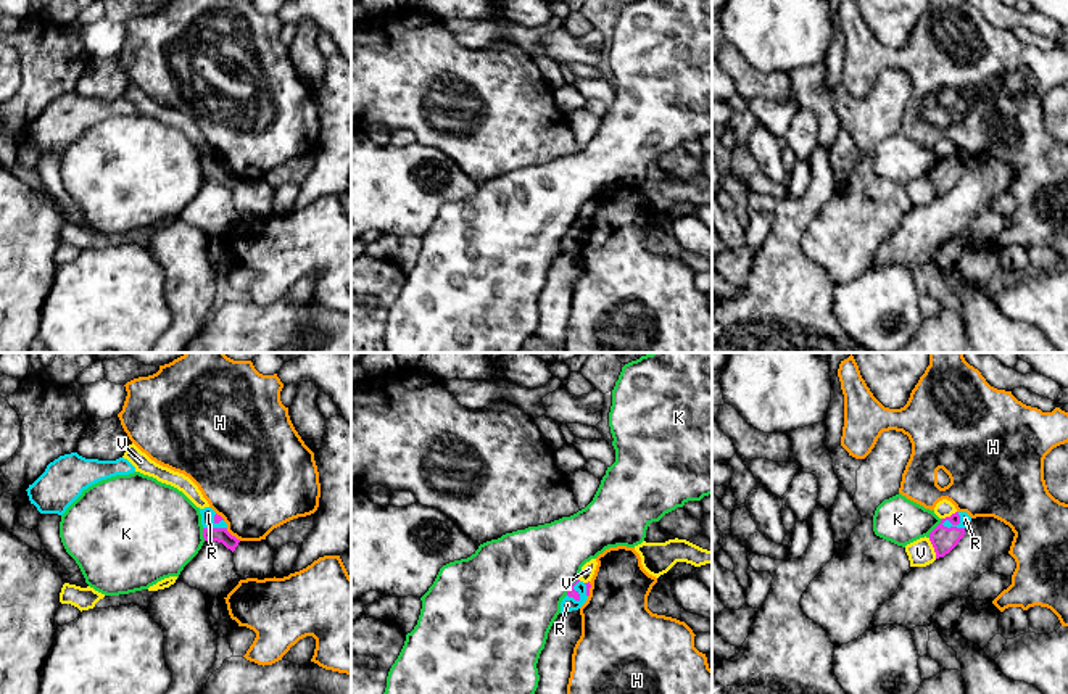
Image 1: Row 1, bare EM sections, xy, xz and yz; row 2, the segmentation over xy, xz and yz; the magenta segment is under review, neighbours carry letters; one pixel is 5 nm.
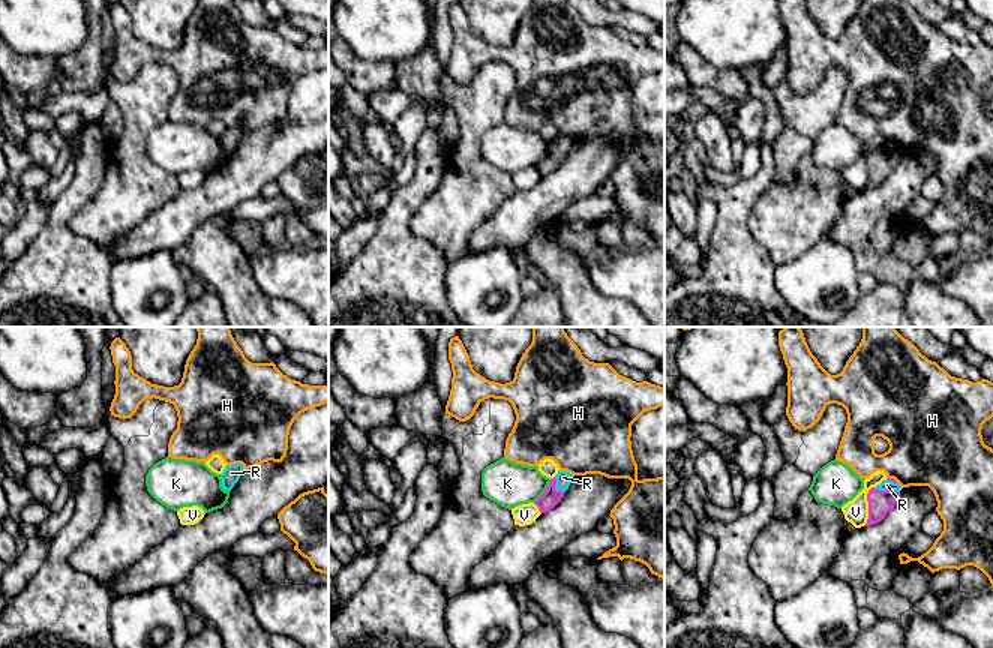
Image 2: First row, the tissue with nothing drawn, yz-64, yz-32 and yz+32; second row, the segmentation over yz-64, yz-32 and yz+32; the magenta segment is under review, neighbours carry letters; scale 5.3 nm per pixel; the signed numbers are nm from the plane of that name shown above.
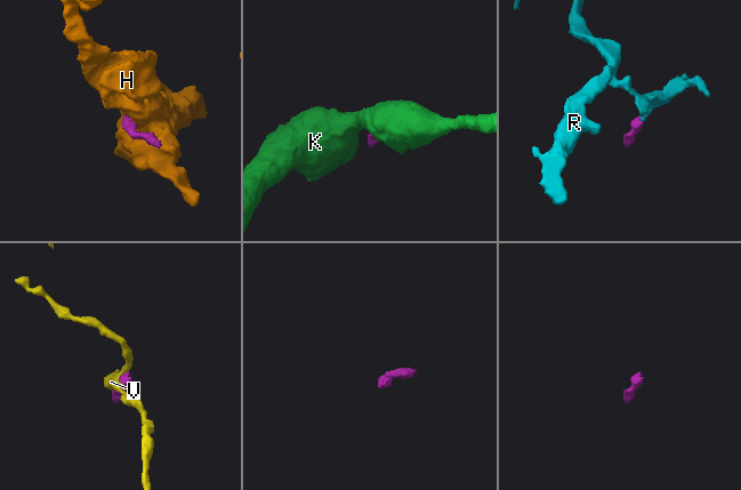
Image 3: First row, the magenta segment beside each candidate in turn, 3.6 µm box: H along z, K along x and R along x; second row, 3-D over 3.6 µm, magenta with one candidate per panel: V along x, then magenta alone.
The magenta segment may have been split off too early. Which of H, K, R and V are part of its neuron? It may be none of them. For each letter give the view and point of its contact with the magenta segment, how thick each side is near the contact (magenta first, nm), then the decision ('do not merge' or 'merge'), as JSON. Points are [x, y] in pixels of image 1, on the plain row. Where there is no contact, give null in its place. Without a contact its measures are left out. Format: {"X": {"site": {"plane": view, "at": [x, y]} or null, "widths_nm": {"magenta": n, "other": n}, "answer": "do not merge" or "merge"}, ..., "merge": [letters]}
{"H": {"site": {"plane": "xy", "at": [234, 176]}, "widths_nm": {"magenta": 80, "other": 420}, "answer": "do not merge"}, "K": {"site": {"plane": "yz", "at": [935, 168]}, "widths_nm": {"magenta": 120, "other": 220}, "answer": "do not merge"}, "R": {"site": {"plane": "yz", "at": [952, 166]}, "widths_nm": {"magenta": 120, "other": 60}, "answer": "merge"}, "V": {"site": {"plane": "yz", "at": [933, 185]}, "widths_nm": {"magenta": 120, "other": 130}, "answer": "do not merge"}, "merge": ["R"]}

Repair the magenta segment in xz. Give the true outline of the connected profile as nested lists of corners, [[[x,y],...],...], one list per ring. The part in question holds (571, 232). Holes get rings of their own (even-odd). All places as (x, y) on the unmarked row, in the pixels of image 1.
[[[577,217],[577,221],[570,225],[567,235],[561,242],[561,253],[578,250],[586,242],[590,235],[590,227],[590,221],[583,222]]]

